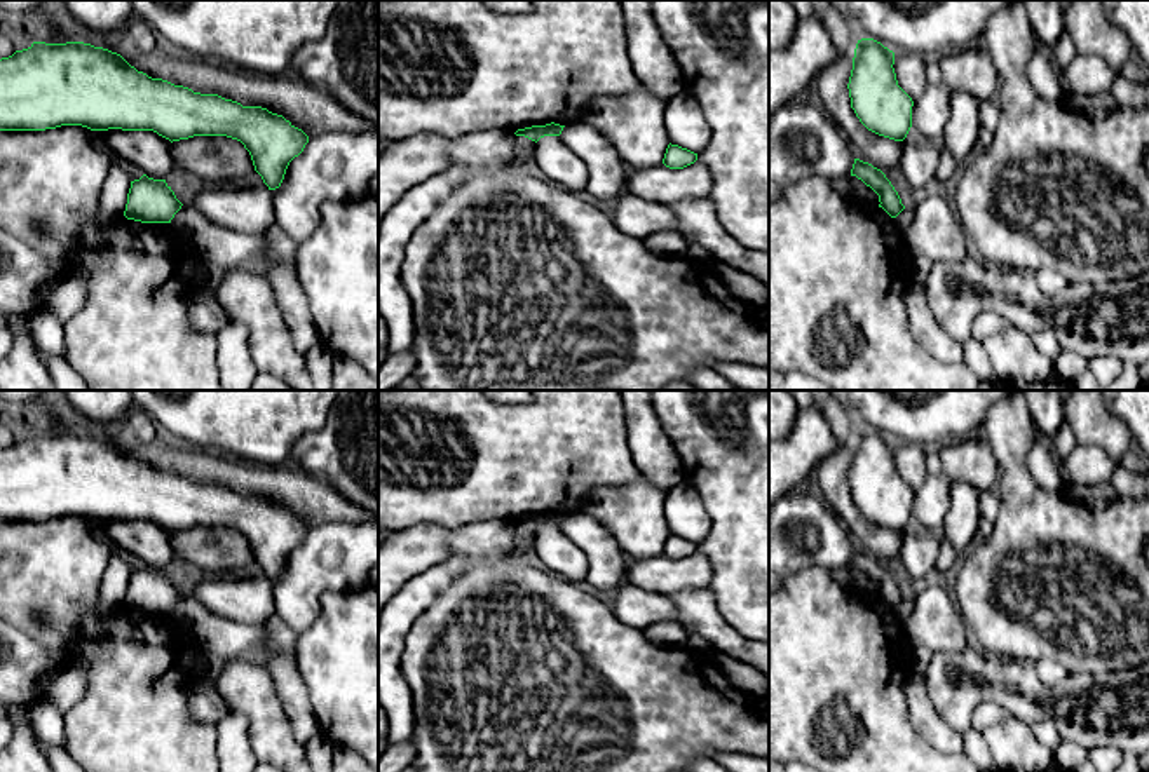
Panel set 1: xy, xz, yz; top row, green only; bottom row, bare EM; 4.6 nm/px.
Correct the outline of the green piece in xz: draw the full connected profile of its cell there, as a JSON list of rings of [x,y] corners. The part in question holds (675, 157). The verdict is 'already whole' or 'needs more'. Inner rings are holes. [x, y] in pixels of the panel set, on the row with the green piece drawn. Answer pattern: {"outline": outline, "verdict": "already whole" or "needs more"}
{"outline": [[[668,145],[663,164],[670,169],[683,169],[697,160],[697,153],[678,145]]], "verdict": "already whole"}

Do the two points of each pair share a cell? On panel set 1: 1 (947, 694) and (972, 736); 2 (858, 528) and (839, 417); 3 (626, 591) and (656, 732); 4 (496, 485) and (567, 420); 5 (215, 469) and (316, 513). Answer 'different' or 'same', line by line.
1: different
2: same
3: different
4: same
5: same

